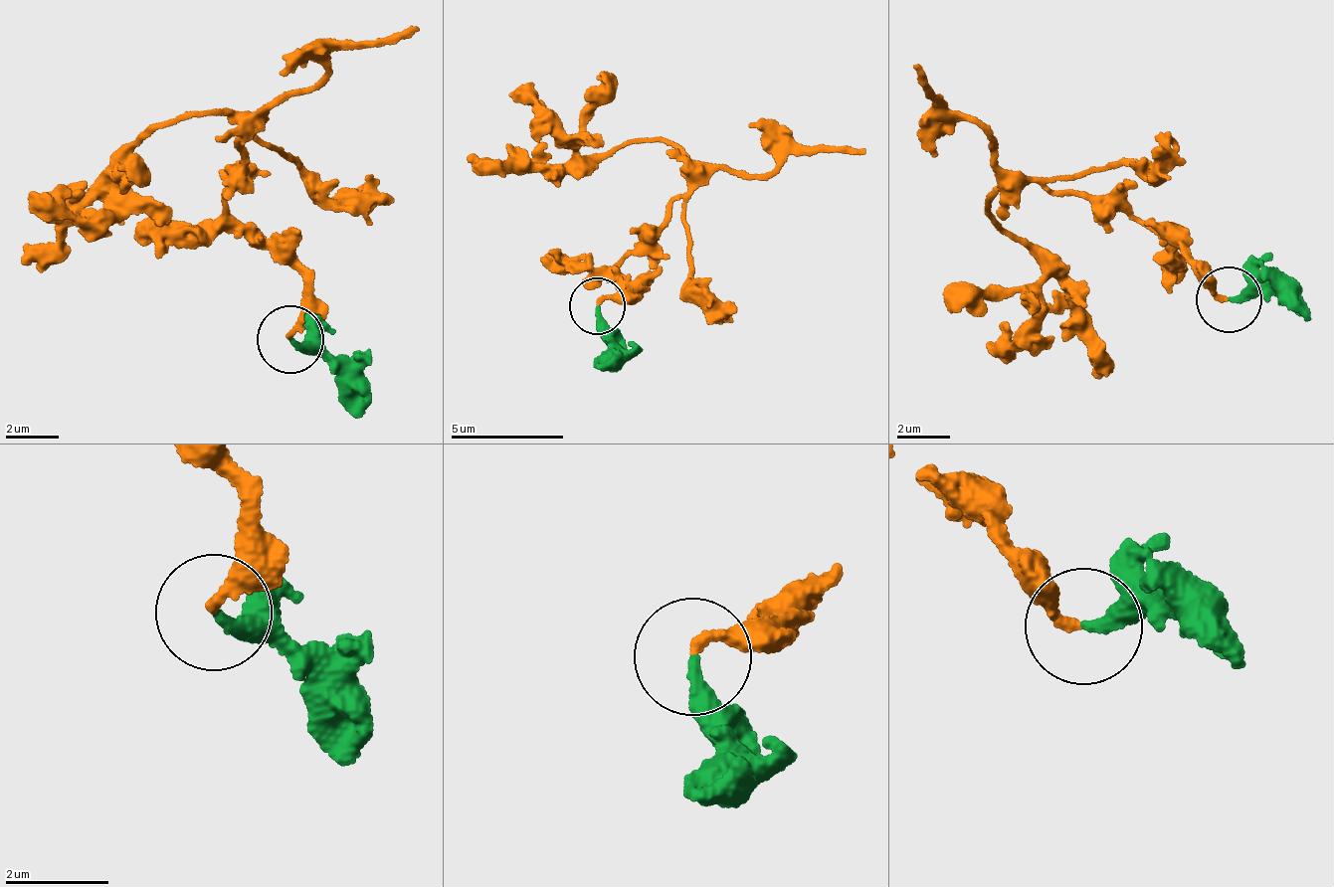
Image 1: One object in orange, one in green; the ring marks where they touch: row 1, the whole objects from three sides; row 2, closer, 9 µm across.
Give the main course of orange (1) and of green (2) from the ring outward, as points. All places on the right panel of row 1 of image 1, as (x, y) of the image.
1: (1230, 297), (1149, 224), (1032, 181), (1002, 186), (987, 216), (1039, 265), (1036, 304), (1006, 350)
2: (1230, 297), (1265, 290), (1307, 319)

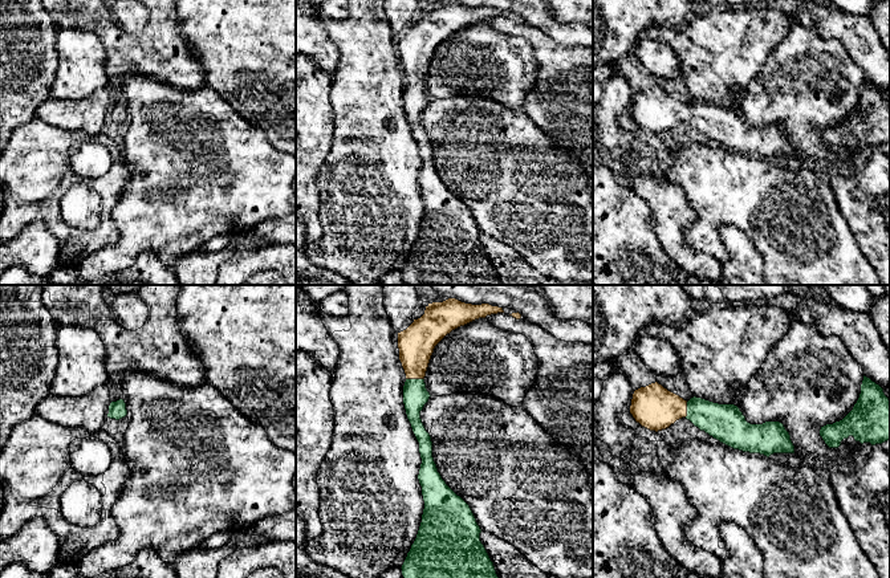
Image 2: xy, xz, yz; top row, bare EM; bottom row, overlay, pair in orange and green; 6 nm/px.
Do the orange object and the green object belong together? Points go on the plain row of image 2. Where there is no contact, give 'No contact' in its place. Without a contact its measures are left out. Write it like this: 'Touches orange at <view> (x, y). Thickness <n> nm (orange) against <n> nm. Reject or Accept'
Touches orange at xz (415, 81). Thickness 220 nm (orange) against 160 nm. Accept

